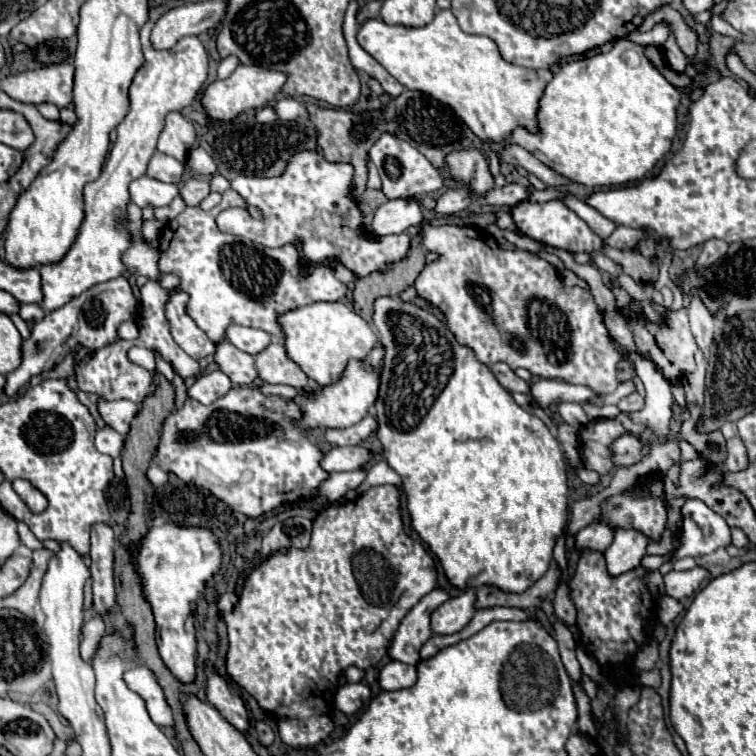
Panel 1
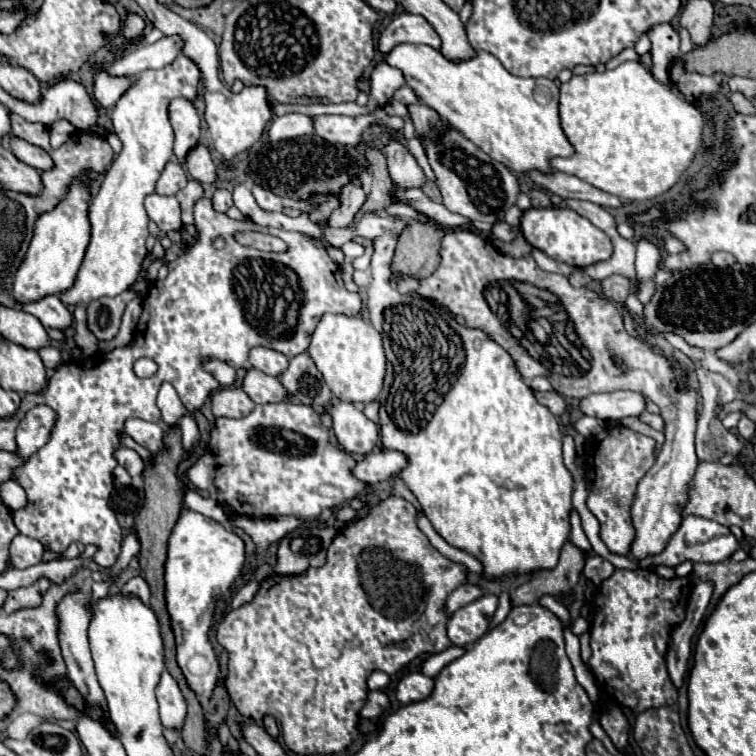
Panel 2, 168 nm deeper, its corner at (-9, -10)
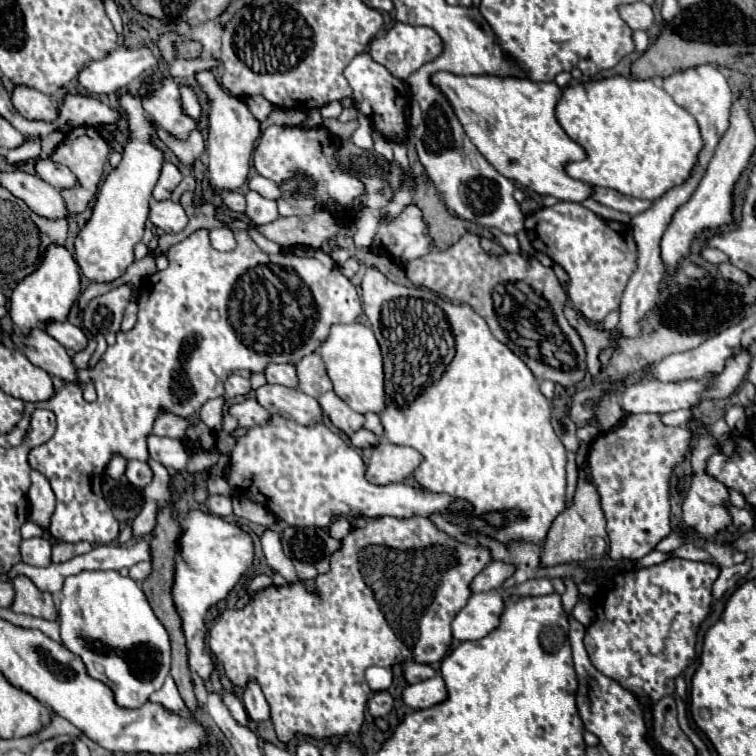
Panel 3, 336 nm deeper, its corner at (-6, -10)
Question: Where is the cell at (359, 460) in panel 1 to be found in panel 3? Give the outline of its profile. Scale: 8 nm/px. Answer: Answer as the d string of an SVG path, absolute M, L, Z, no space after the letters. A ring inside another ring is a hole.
M378 443L372 449L372 457L366 469L366 479L376 485L402 483L408 479L424 457L412 447L400 447L394 443Z

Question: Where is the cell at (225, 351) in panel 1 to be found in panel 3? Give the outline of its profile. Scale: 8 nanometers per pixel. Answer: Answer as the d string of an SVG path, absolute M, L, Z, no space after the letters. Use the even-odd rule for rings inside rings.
M268 383L260 389L256 389L254 395L256 395L256 401L272 415L292 419L300 425L312 425L312 423L322 421L320 403L314 397L304 395L298 389L288 389L282 385Z

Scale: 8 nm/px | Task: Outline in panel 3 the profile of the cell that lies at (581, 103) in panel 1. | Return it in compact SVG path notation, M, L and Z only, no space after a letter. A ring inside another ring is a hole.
M618 75L604 81L590 81L568 87L558 101L556 117L568 137L574 139L588 153L588 159L568 163L568 175L572 179L580 179L596 187L608 187L638 199L654 201L672 187L682 185L692 175L698 163L698 153L704 147L696 119L686 109L676 105L672 97L652 79L630 79Z

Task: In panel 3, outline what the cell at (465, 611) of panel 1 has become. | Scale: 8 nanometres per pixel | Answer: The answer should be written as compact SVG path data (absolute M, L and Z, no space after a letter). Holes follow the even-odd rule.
M500 591L472 593L468 605L454 617L452 633L458 641L474 641L492 633L500 625L504 601Z

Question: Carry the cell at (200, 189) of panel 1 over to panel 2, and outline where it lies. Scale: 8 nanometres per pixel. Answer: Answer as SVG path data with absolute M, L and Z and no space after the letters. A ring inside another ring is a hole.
M217 189L215 193L213 193L213 197L211 197L211 203L213 203L213 207L215 207L215 211L227 211L231 205L233 205L233 201L231 201L231 193L227 191L227 189Z

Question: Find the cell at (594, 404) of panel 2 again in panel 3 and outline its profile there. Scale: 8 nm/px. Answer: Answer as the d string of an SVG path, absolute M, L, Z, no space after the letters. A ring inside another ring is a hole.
M748 349L748 351L740 351L732 355L732 359L728 359L728 363L724 365L724 371L706 375L702 379L680 379L676 383L664 383L664 381L652 379L652 381L634 383L624 389L622 409L626 413L668 413L668 411L678 411L678 409L690 409L708 399L726 399L744 381L744 375L750 369L750 361L752 361L752 355Z

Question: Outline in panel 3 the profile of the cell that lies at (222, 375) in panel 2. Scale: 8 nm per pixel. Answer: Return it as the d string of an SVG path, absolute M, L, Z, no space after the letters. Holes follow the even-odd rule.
M232 375L228 377L228 381L224 383L226 387L226 395L228 397L238 397L238 395L248 395L252 391L250 387L250 381L244 379L244 377L238 377L238 375Z

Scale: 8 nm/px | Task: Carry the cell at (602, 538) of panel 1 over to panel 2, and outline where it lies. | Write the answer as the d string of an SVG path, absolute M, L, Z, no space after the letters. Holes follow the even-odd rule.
M623 425L607 427L587 443L585 457L583 457L587 479L589 479L587 507L599 519L599 523L601 523L599 535L611 553L629 555L629 547L635 537L629 509L633 503L637 481L655 463L653 447L655 447L655 441L651 437L645 437L645 435L641 435L633 429L627 429Z

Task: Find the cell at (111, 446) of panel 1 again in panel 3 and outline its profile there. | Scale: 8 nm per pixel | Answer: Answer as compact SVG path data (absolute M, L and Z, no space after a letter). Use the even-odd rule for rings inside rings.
M128 461L126 477L128 477L128 481L130 481L134 487L144 489L144 487L152 481L152 469L150 469L148 463L142 463L142 461Z

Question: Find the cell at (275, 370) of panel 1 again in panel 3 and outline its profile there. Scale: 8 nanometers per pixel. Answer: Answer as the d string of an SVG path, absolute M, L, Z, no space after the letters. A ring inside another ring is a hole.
M318 351L308 355L308 357L304 357L296 365L296 371L298 371L298 379L300 379L300 387L298 389L304 391L306 395L320 397L322 393L332 389L332 381L330 381L330 377L326 373L324 361L322 361Z

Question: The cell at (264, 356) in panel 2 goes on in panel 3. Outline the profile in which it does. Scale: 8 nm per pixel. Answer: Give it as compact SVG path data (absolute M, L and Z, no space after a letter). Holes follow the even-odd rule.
M270 365L266 369L266 379L272 385L284 385L284 387L298 389L298 375L292 365Z

